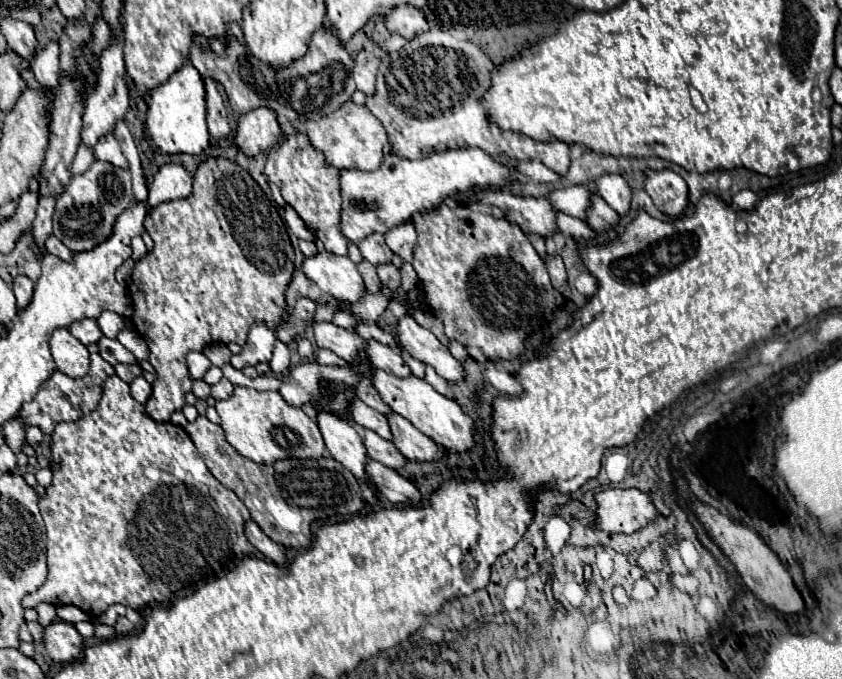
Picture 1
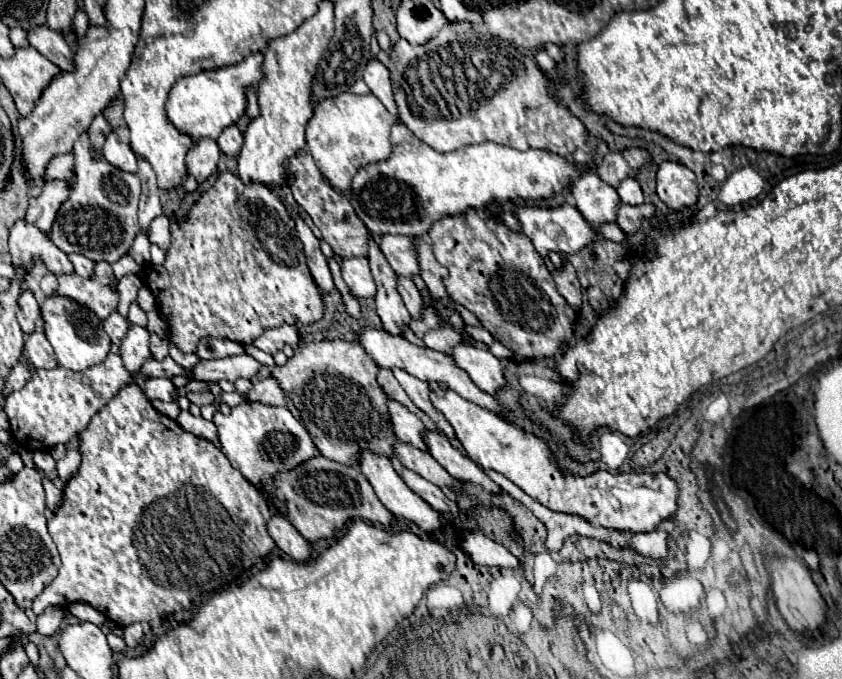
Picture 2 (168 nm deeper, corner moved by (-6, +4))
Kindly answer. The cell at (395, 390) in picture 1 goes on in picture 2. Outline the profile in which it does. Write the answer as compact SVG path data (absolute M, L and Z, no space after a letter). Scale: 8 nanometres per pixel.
M436 389L430 393L432 405L452 425L456 437L468 451L468 455L484 469L494 469L514 481L532 499L544 507L568 515L578 515L594 527L606 529L630 529L630 531L654 531L662 521L676 511L676 483L668 475L648 473L608 473L598 471L590 477L570 477L560 471L546 447L546 443L534 435L522 433L500 415L460 397L452 389Z

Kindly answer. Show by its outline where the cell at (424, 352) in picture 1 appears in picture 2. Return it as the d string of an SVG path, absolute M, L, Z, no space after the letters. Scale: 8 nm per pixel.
M458 343L454 345L450 357L462 371L468 373L472 383L484 393L494 395L500 387L506 385L506 379L502 375L506 361L494 357L488 349L476 349L476 347Z

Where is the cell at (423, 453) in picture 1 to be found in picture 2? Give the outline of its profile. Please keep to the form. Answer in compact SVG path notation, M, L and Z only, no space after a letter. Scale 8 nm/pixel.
M424 429L422 439L430 451L430 455L456 479L462 481L472 481L482 485L488 493L498 493L500 487L476 465L472 463L472 459L464 457L460 451L456 451L444 437L440 437L438 433L432 433L428 429Z

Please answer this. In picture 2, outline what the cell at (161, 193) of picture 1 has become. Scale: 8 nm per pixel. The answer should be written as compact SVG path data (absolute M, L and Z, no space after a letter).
M200 139L186 153L186 173L192 175L200 185L216 171L218 157L220 157L218 145L210 139Z

